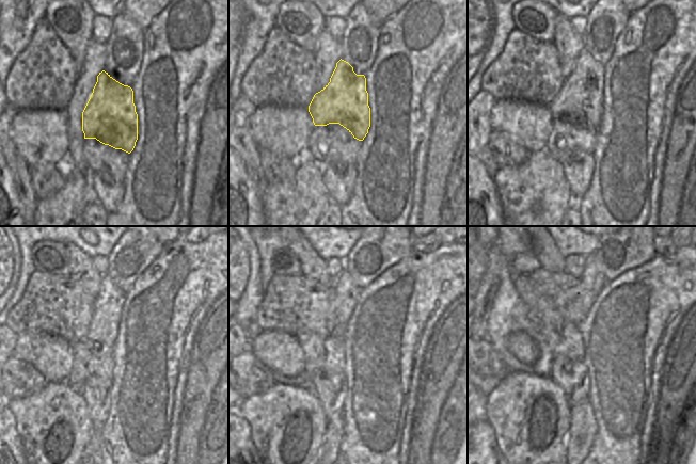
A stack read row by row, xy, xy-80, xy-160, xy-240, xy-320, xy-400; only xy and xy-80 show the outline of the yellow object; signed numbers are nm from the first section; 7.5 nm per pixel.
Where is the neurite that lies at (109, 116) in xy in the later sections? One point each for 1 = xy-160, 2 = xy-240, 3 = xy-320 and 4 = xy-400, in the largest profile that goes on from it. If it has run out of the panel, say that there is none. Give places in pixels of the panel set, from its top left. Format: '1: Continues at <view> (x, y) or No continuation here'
1: Continues at xy-160 (580, 99)
2: Continues at xy-240 (107, 306)
3: Continues at xy-320 (346, 290)
4: Continues at xy-400 (591, 278)

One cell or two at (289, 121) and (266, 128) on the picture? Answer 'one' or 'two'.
one

